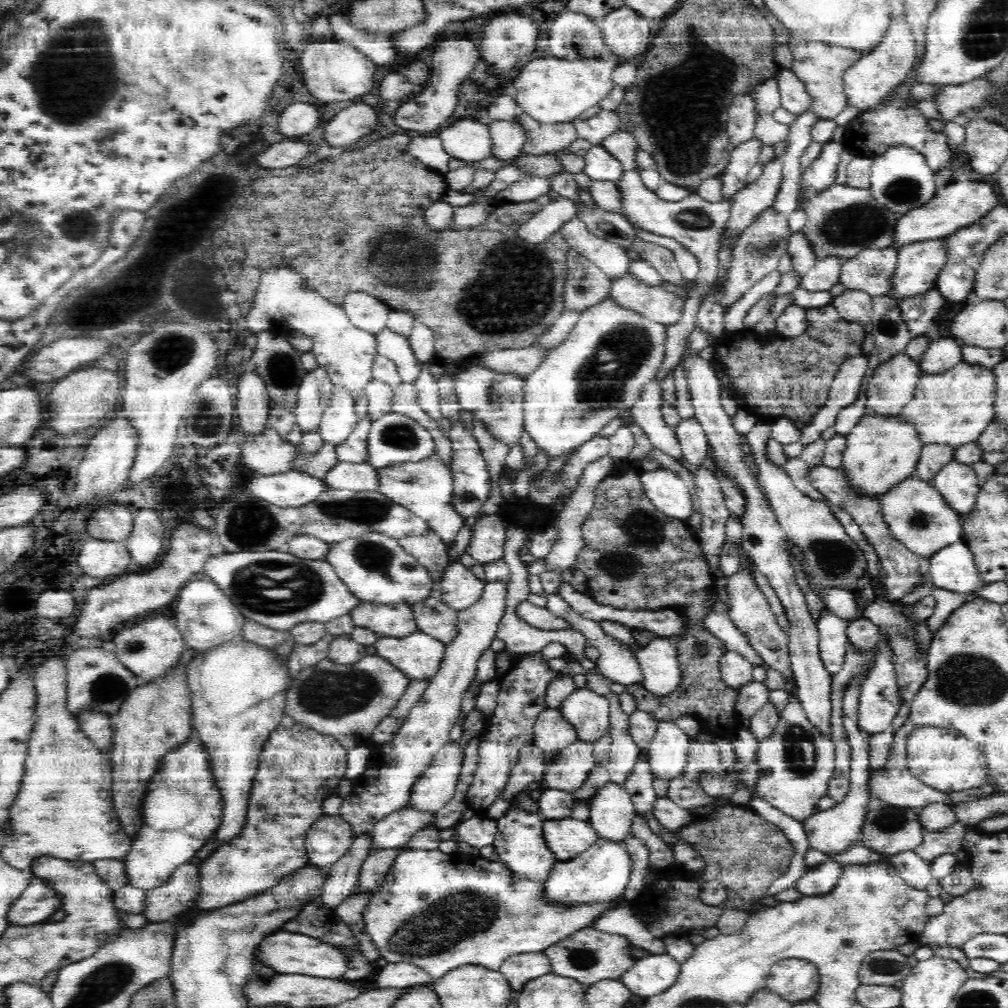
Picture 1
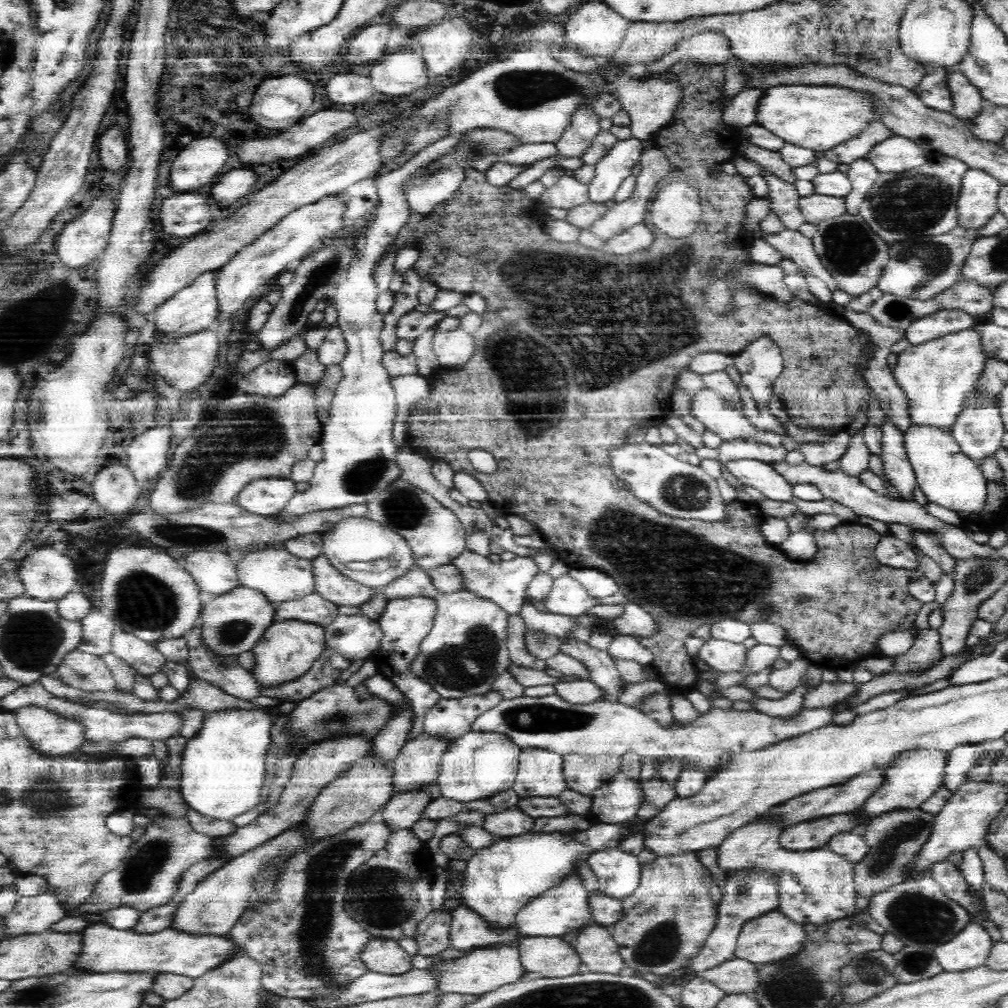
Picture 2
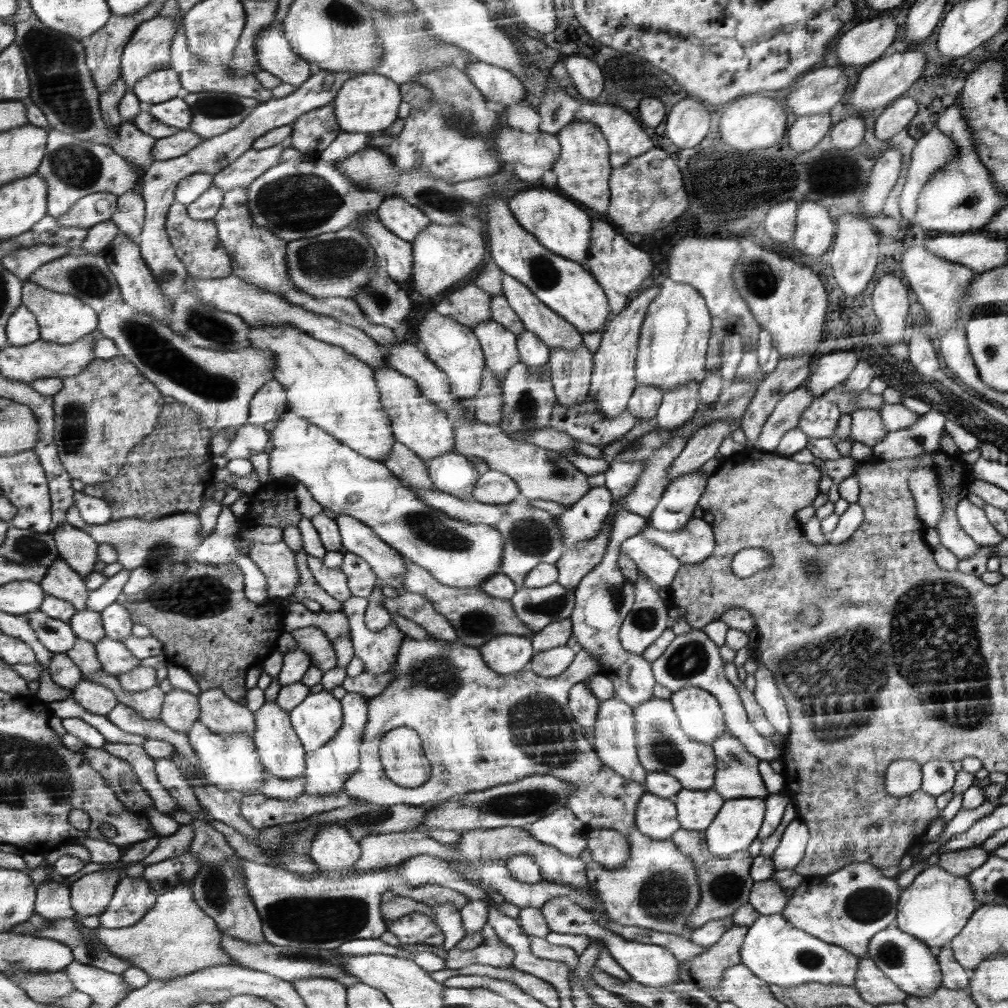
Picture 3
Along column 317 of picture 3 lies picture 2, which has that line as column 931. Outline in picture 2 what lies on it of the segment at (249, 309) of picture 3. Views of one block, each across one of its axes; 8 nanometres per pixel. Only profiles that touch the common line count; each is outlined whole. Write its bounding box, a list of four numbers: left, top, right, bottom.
[905,309,978,345]

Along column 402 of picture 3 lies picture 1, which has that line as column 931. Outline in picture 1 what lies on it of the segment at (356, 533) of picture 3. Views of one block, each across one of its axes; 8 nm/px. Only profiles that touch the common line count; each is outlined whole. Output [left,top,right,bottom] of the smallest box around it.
[928,540,984,597]

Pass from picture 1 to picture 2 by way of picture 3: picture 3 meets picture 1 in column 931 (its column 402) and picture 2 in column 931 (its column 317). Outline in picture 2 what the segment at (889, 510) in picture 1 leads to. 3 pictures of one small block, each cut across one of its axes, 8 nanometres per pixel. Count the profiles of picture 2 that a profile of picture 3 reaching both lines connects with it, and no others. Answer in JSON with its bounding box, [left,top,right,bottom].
[904,425,987,513]

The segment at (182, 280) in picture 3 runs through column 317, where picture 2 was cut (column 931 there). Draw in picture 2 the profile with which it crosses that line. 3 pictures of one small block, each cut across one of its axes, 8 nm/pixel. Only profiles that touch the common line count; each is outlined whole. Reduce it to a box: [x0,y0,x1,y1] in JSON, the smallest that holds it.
[913,67,954,113]

